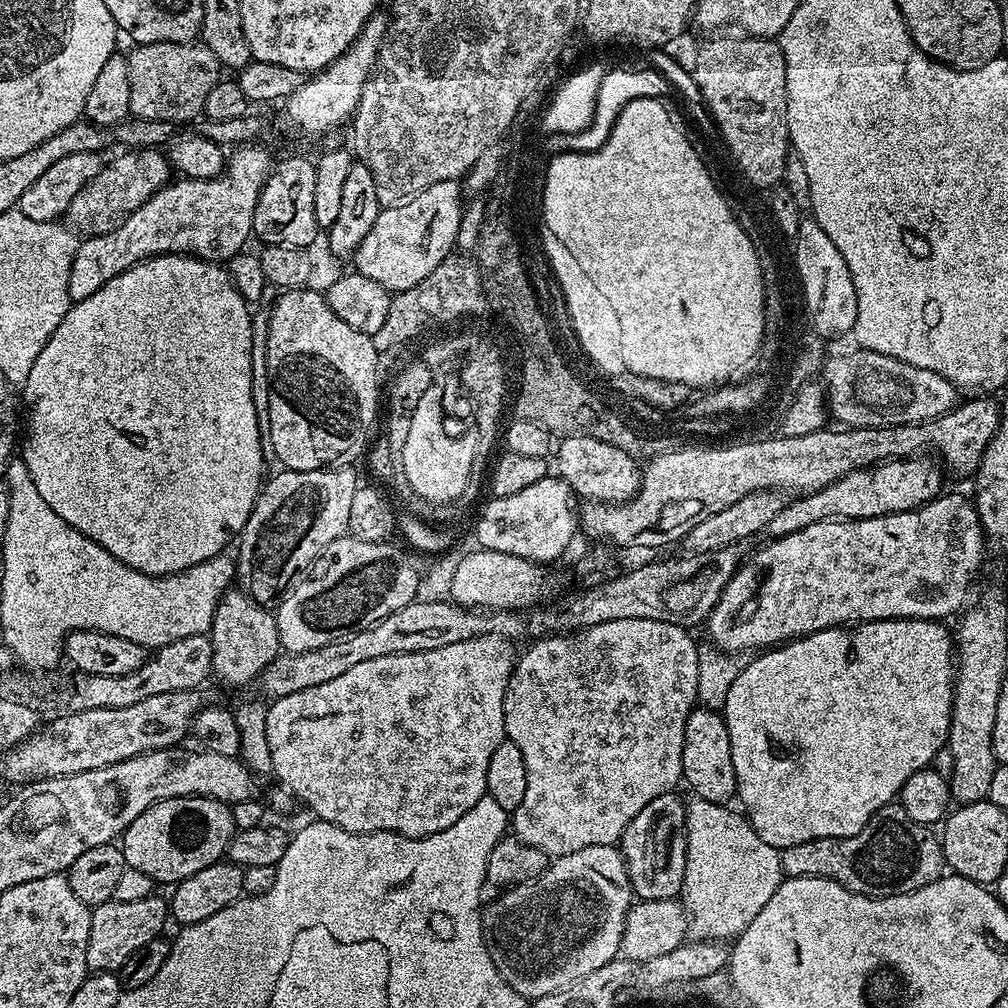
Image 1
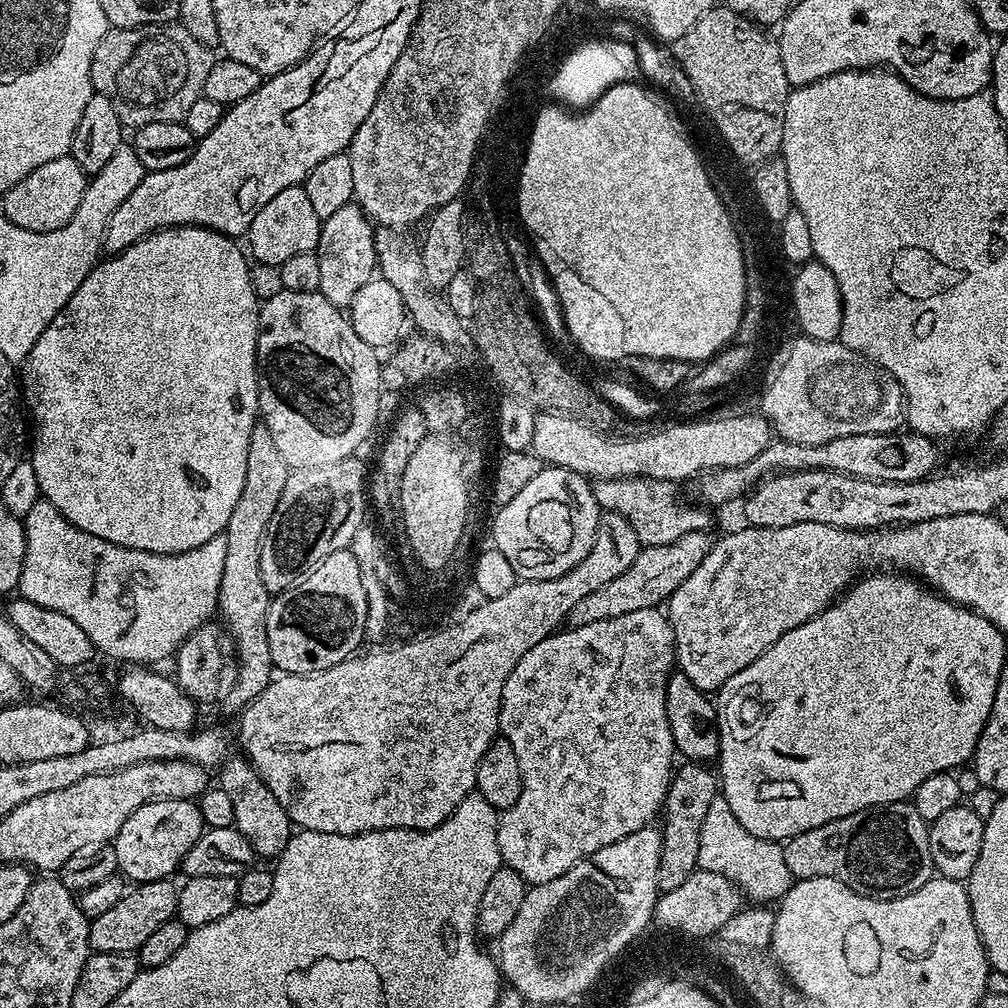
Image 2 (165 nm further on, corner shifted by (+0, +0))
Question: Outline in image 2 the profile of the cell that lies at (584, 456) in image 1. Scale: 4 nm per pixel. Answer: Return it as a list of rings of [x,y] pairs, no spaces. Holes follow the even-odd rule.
[[[623,476],[622,478],[612,478],[610,480],[597,479],[592,484],[592,493],[596,496],[596,503],[600,505],[604,512],[617,512],[638,534],[638,542],[641,546],[649,548],[650,546],[666,546],[670,542],[678,542],[682,534],[691,532],[706,532],[713,526],[712,516],[707,507],[699,506],[695,508],[692,504],[683,504],[680,501],[680,492],[675,483],[671,480],[651,480],[649,476]]]

